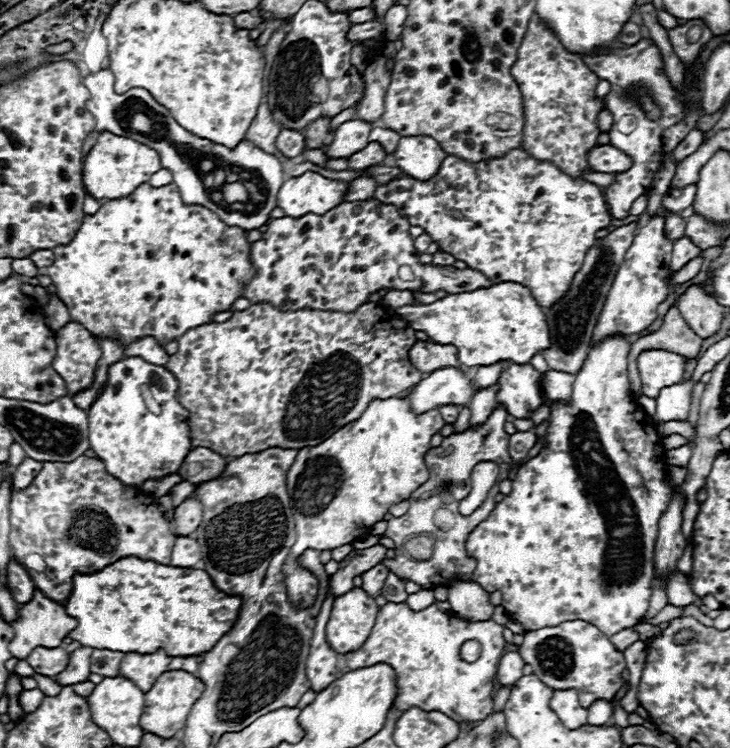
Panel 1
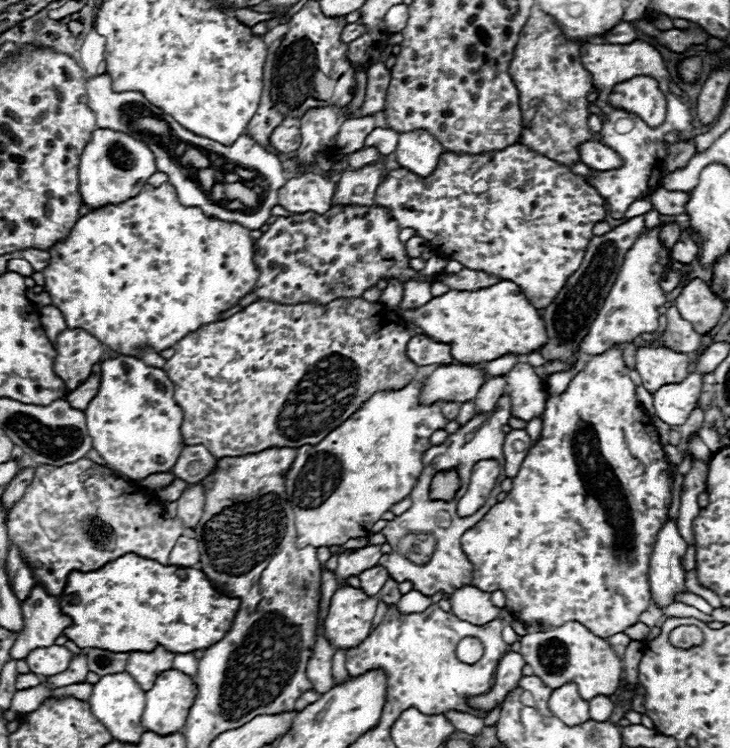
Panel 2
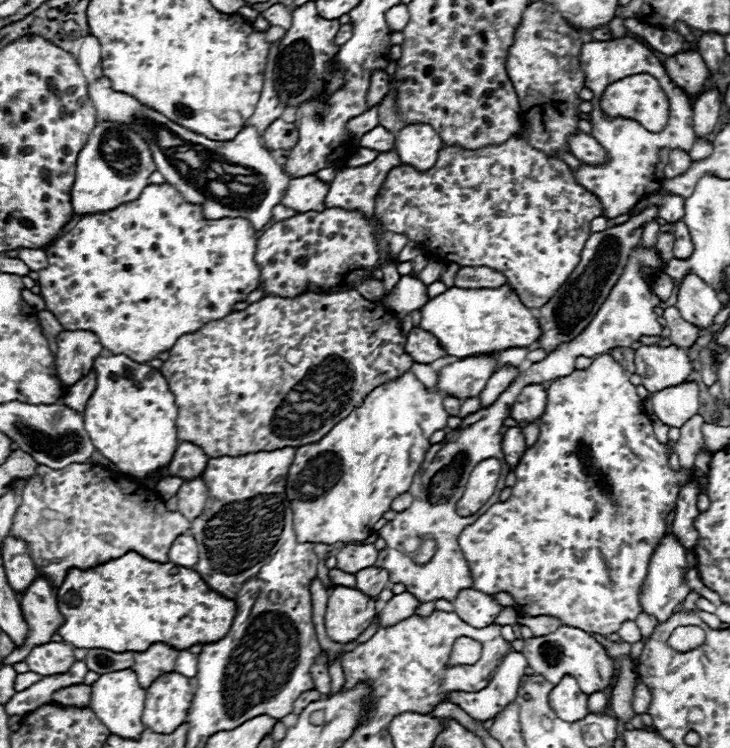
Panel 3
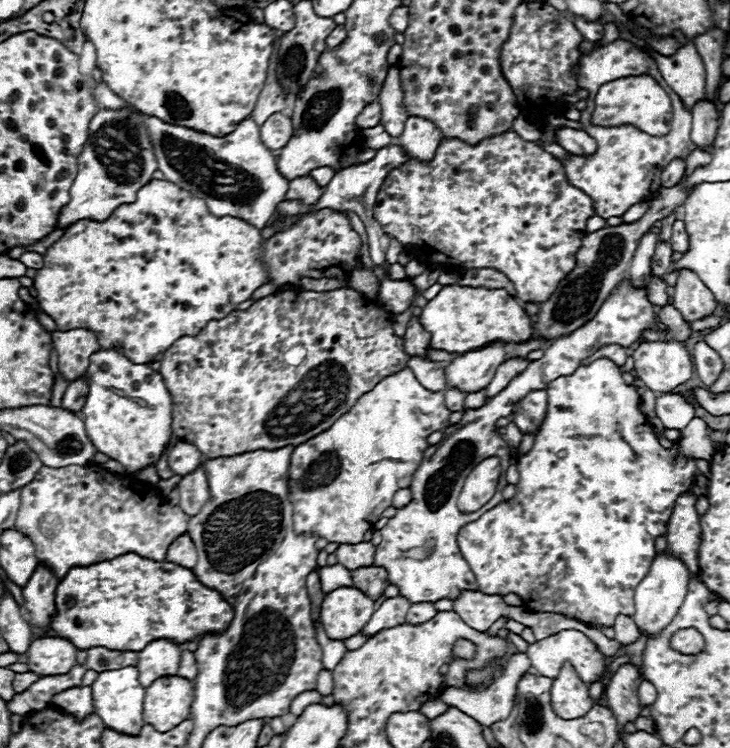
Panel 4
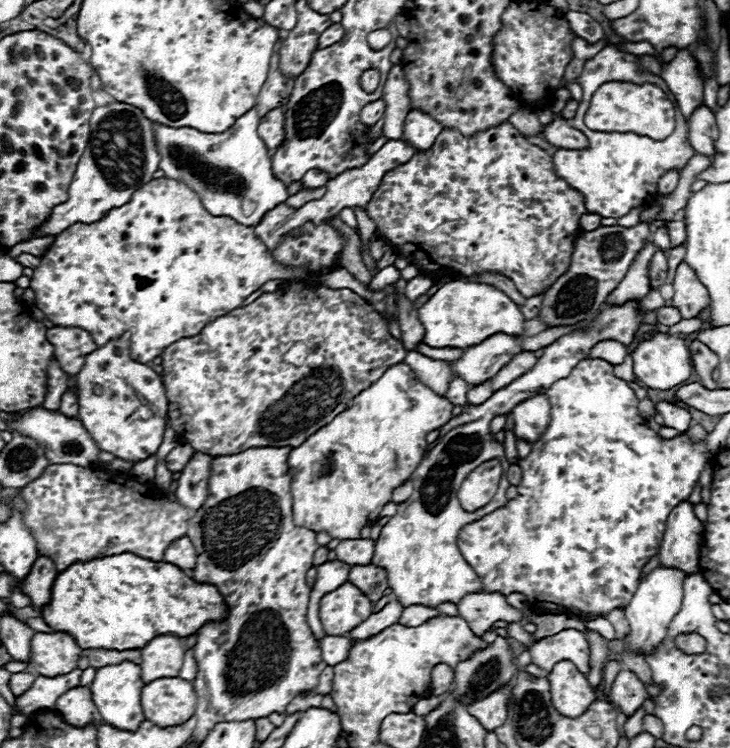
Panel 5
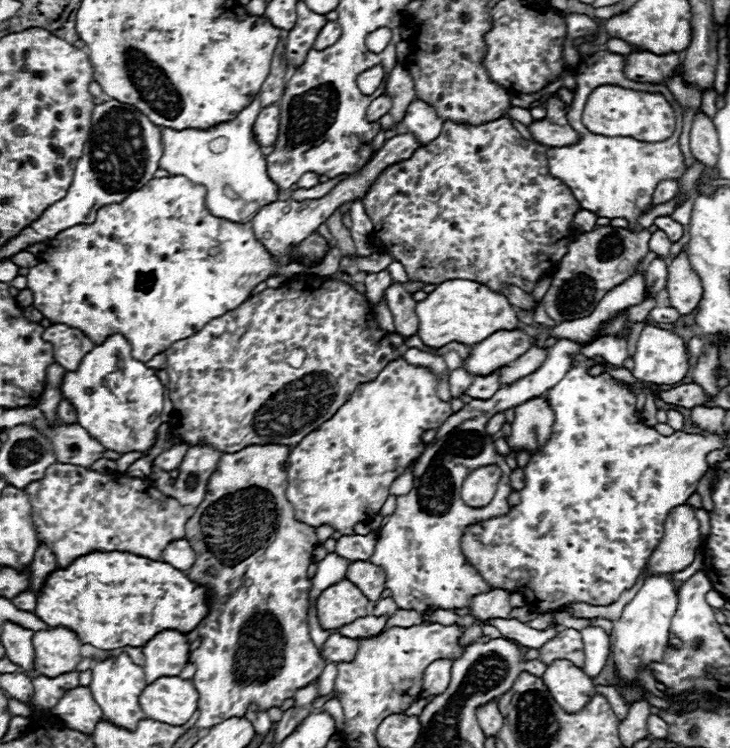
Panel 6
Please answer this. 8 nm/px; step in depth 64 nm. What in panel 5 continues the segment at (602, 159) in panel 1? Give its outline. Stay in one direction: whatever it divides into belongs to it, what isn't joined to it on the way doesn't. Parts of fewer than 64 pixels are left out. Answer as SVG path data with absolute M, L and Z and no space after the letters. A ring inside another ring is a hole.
M556 118L552 124L544 128L544 138L556 146L556 148L568 148L568 150L582 150L588 148L588 138L572 128L564 118Z

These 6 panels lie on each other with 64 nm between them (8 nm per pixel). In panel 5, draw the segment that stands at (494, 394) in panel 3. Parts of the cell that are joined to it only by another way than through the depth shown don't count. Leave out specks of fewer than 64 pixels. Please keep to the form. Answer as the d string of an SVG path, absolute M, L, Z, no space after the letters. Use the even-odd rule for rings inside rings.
M520 352L516 354L504 368L500 368L500 372L492 378L492 390L500 390L504 386L508 386L512 380L516 380L518 376L522 376L524 372L528 372L528 368L532 368L532 364L536 364L536 356L534 352Z

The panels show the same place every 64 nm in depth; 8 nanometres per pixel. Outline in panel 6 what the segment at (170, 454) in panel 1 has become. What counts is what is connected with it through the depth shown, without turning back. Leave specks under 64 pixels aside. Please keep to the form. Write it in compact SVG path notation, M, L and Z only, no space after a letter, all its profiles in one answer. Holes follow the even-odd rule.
M122 334L110 336L104 344L88 352L76 372L66 372L62 396L76 406L78 424L106 450L118 454L134 450L146 452L156 444L162 424L160 410L164 406L164 386L152 368L130 356L128 340Z

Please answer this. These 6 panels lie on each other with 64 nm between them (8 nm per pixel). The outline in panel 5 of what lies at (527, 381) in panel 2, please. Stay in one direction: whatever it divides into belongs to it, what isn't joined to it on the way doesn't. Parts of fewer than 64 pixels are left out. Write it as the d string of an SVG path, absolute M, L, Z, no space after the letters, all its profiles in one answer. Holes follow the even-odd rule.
M536 394L536 396L520 402L512 410L516 438L536 442L536 436L540 436L540 432L544 432L544 428L548 426L548 420L550 420L548 408L550 408L550 404L544 394Z

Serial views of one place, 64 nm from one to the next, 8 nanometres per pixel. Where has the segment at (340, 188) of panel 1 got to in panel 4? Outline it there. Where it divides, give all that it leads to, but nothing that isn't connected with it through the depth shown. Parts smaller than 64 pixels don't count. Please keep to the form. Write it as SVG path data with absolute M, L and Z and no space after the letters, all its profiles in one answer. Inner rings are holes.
M302 176L296 180L290 180L290 188L288 188L288 196L286 200L302 200L304 206L312 206L320 200L324 188L318 186L314 182L314 178L310 176Z

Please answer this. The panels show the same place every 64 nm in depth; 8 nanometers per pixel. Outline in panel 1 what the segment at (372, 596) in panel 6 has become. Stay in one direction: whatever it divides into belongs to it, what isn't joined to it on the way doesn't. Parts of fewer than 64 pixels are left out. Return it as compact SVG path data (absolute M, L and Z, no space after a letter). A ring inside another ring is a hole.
M376 564L374 568L370 568L368 572L362 574L362 580L364 580L362 588L364 588L370 596L380 594L380 590L382 590L382 586L384 586L384 580L386 580L388 572L390 572L390 570L388 570L384 564Z

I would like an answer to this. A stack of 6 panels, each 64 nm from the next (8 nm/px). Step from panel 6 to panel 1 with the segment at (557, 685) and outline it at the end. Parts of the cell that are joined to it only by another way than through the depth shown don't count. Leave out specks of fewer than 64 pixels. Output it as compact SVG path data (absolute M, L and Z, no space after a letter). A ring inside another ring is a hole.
M554 690L550 708L556 712L556 716L562 720L562 724L570 730L576 730L586 724L588 710L580 708L576 690Z

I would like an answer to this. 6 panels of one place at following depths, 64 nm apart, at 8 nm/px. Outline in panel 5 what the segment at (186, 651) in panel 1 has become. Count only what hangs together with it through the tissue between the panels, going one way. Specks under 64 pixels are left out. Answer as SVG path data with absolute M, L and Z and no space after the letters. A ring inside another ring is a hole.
M124 552L124 554L116 554L116 556L106 556L106 558L96 558L96 560L88 560L88 562L76 562L72 564L68 570L60 572L56 576L56 584L52 584L52 600L48 606L44 606L44 612L42 612L42 618L44 622L56 630L56 632L66 632L70 634L76 644L84 650L84 648L106 648L106 650L140 650L144 648L152 638L156 636L162 636L162 634L174 634L178 638L186 638L186 636L192 636L196 634L206 622L212 622L212 620L224 620L228 616L228 606L224 604L224 598L220 596L220 592L210 586L210 584L200 584L196 580L192 580L184 570L180 570L178 566L174 564L168 564L168 562L152 562L148 558L140 558L136 554L130 554L130 552Z

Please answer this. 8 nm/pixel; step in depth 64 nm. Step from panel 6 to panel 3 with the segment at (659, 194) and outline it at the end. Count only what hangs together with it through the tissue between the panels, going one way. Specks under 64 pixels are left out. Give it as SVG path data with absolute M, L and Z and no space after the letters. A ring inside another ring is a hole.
M672 150L670 152L670 160L664 168L664 176L666 178L672 178L672 176L678 176L680 172L686 172L690 166L690 154L684 152L684 150Z

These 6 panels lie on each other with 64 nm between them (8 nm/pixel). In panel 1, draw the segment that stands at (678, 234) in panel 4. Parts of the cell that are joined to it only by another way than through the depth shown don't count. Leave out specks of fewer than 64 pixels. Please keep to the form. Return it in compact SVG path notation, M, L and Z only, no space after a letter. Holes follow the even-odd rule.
M680 238L680 240L676 240L674 242L674 250L672 250L672 262L670 262L670 266L672 266L672 270L674 272L678 272L678 270L682 270L692 258L696 258L700 254L700 248L690 240L690 238Z

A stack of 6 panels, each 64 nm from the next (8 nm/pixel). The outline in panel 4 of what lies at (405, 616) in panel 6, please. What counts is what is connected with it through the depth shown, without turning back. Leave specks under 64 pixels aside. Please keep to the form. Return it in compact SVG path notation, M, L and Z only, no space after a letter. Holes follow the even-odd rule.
M412 604L406 614L406 622L422 624L422 622L434 618L436 614L438 614L438 610L434 608L434 604Z

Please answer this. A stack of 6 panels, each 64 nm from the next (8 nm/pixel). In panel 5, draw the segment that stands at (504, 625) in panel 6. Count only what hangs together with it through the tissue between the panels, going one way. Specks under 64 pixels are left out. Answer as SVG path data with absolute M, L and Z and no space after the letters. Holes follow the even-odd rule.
M512 622L506 630L508 630L508 636L514 638L514 640L518 640L518 642L522 642L522 644L526 644L526 646L532 646L532 644L534 644L534 638L528 636L520 624L514 624L514 622Z

